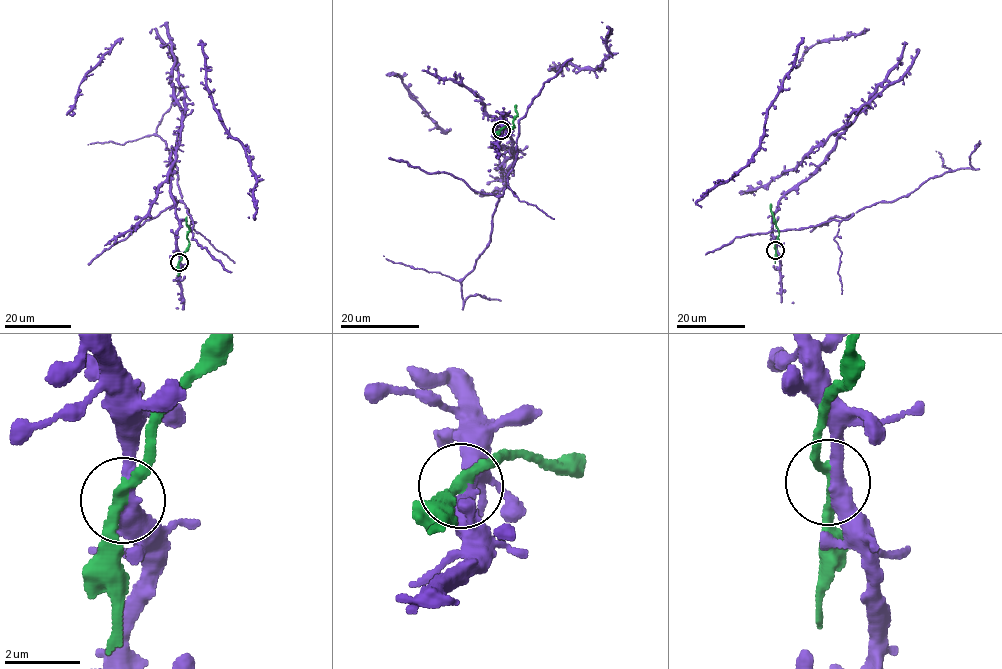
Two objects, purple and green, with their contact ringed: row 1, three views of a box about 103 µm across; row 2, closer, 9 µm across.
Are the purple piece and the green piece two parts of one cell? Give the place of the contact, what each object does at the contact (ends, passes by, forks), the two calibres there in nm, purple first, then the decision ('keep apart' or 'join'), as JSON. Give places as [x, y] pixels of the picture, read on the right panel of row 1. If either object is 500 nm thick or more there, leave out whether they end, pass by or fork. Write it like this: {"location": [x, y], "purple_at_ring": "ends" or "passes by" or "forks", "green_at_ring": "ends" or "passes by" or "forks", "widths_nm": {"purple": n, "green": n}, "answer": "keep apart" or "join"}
{"location": [775, 250], "purple_at_ring": "passes by", "green_at_ring": "passes by", "widths_nm": {"purple": 400, "green": 240}, "answer": "keep apart"}

